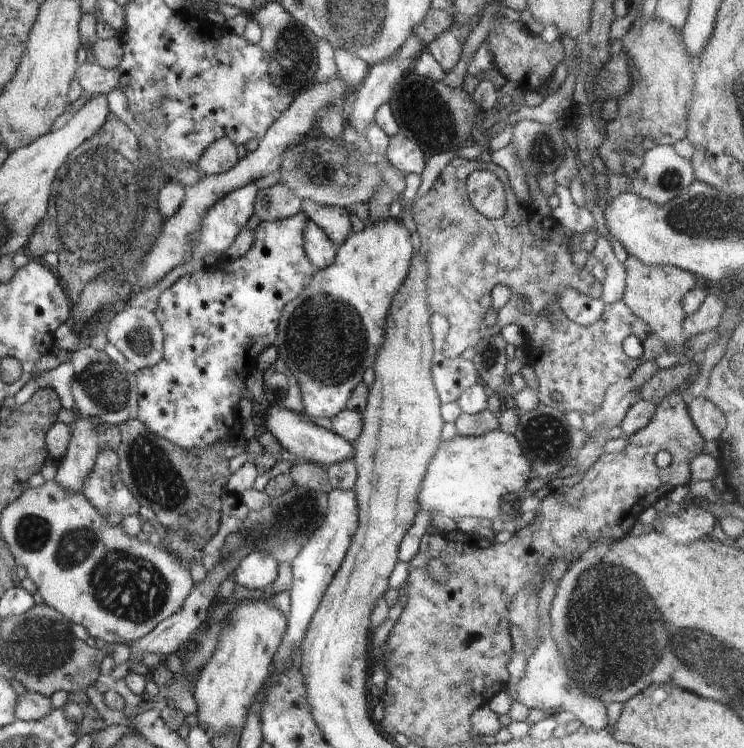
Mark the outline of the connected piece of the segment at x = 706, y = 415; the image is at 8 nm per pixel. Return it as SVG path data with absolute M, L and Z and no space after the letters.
M695 397L687 407L702 438L705 441L719 442L723 430L727 427L724 413L710 399L703 397Z

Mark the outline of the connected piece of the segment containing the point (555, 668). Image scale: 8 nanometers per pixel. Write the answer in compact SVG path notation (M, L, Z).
M547 576L541 589L537 602L537 612L540 612L540 626L544 628L544 642L527 655L525 674L517 684L518 701L526 708L537 708L556 713L558 711L570 711L580 720L581 724L591 729L609 729L606 716L605 704L597 698L585 695L566 672L565 662L562 655L555 647L554 641L549 633L549 610L552 599L556 592L557 582Z

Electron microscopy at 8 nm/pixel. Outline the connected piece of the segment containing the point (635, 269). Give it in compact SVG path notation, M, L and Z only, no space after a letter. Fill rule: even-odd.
M628 255L623 264L626 269L625 291L623 302L630 307L639 319L642 319L658 335L668 353L674 355L684 352L687 335L683 327L685 312L683 296L697 286L697 278L687 270L670 265L650 266L644 264L634 255Z

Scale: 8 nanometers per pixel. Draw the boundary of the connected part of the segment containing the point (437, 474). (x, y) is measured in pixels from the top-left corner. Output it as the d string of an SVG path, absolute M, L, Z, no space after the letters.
M494 429L480 436L454 435L451 439L441 440L438 448L428 465L422 479L417 501L418 512L444 515L451 519L462 520L464 517L482 518L485 521L494 520L502 514L502 502L506 494L519 494L524 490L526 482L532 477L530 462L514 435L503 430Z

